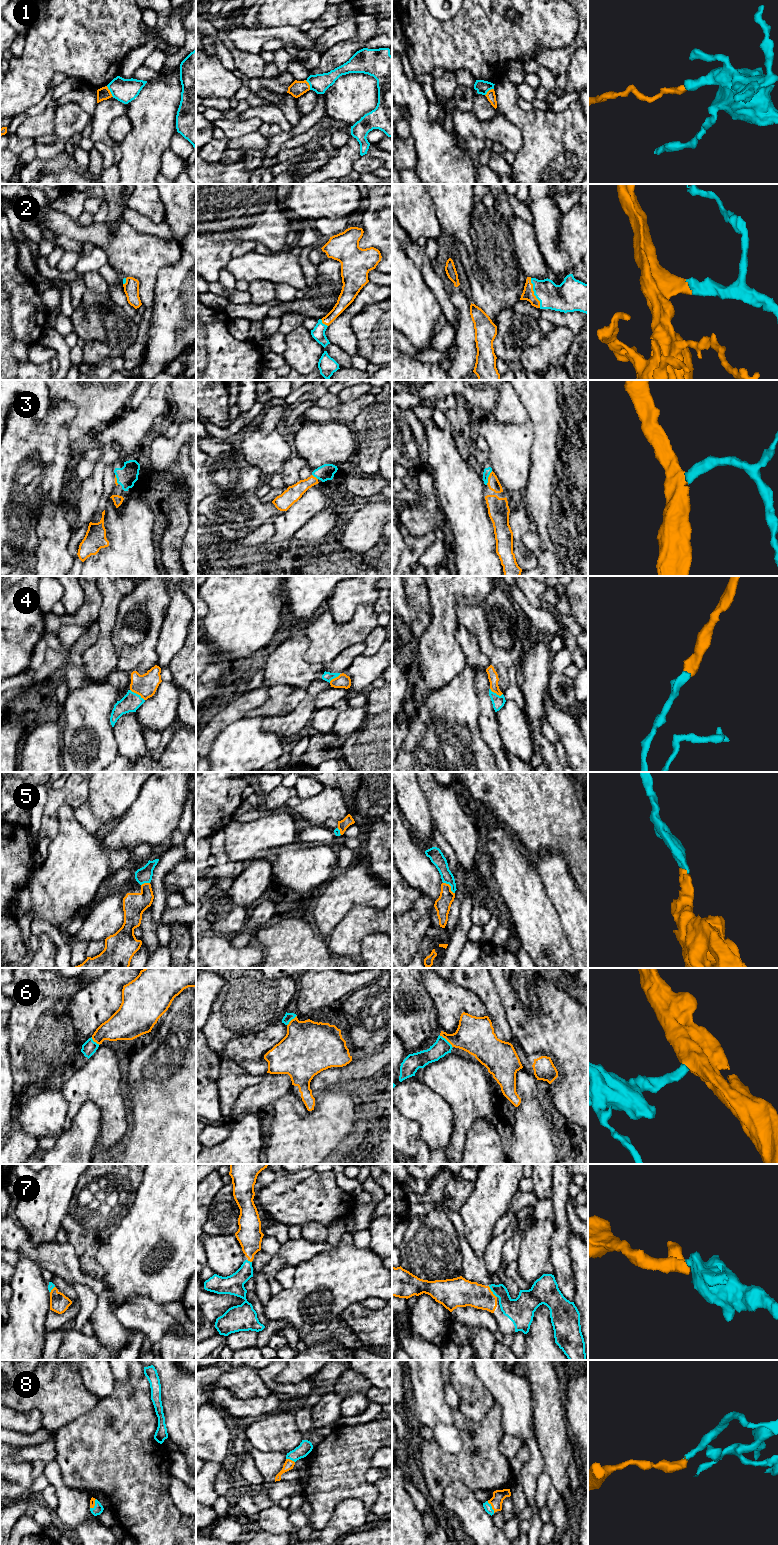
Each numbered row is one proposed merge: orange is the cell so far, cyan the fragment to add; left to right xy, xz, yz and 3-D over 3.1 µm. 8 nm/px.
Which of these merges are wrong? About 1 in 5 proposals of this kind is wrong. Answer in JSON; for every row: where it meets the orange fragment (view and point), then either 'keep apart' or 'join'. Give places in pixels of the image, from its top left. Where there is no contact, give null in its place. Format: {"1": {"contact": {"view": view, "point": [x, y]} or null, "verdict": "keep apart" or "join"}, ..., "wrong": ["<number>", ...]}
{"1": {"contact": {"view": "xy", "point": [109, 91]}, "verdict": "keep apart"}, "2": {"contact": {"view": "yz", "point": [533, 293]}, "verdict": "join"}, "3": {"contact": {"view": "yz", "point": [488, 478]}, "verdict": "join"}, "4": {"contact": {"view": "xy", "point": [137, 693]}, "verdict": "join"}, "5": {"contact": {"view": "yz", "point": [450, 886]}, "verdict": "join"}, "6": {"contact": {"view": "yz", "point": [446, 1039]}, "verdict": "join"}, "7": {"contact": {"view": "yz", "point": [492, 1292]}, "verdict": "join"}, "8": {"contact": {"view": "yz", "point": [492, 1507]}, "verdict": "join"}, "wrong": ["1"]}

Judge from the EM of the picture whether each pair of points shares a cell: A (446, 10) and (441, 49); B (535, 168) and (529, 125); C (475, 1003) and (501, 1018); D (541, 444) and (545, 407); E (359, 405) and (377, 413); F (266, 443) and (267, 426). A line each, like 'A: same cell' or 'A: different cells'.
A: different cells
B: same cell
C: different cells
D: same cell
E: different cells
F: different cells

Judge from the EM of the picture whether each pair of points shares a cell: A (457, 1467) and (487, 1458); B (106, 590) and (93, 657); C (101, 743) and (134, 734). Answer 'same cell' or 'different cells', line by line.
A: same cell
B: same cell
C: different cells

